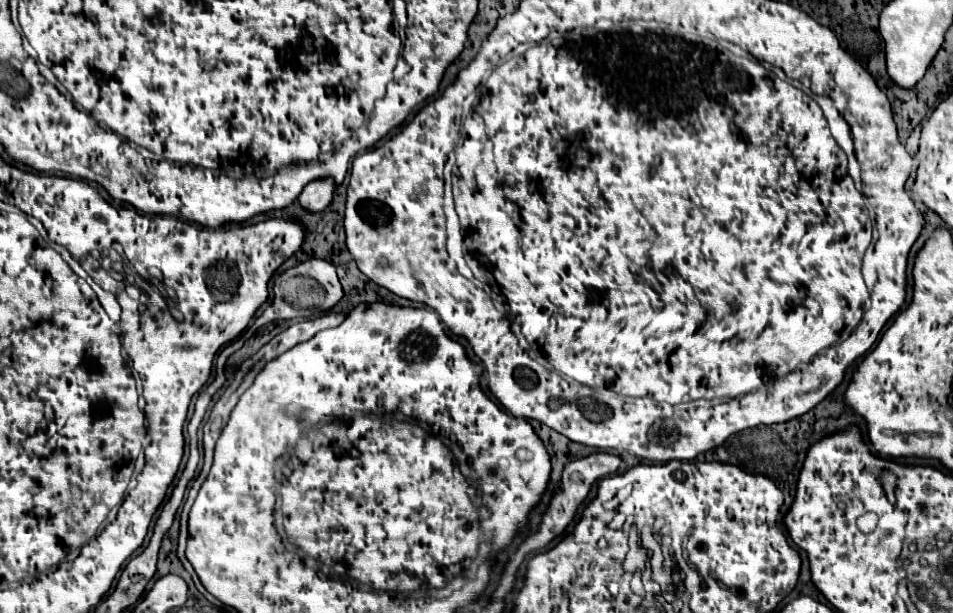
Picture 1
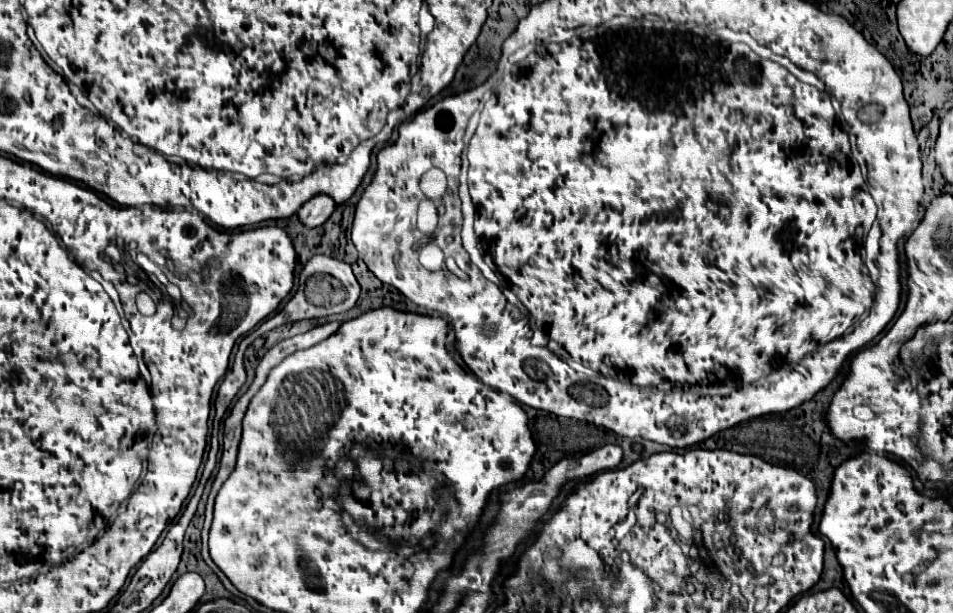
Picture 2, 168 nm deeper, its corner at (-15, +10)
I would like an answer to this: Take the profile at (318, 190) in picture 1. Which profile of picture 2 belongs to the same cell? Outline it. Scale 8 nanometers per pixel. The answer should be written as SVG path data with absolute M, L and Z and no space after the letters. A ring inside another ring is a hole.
M317 195L299 209L297 217L305 227L319 227L329 219L333 209L335 209L335 203L333 203L331 197Z

